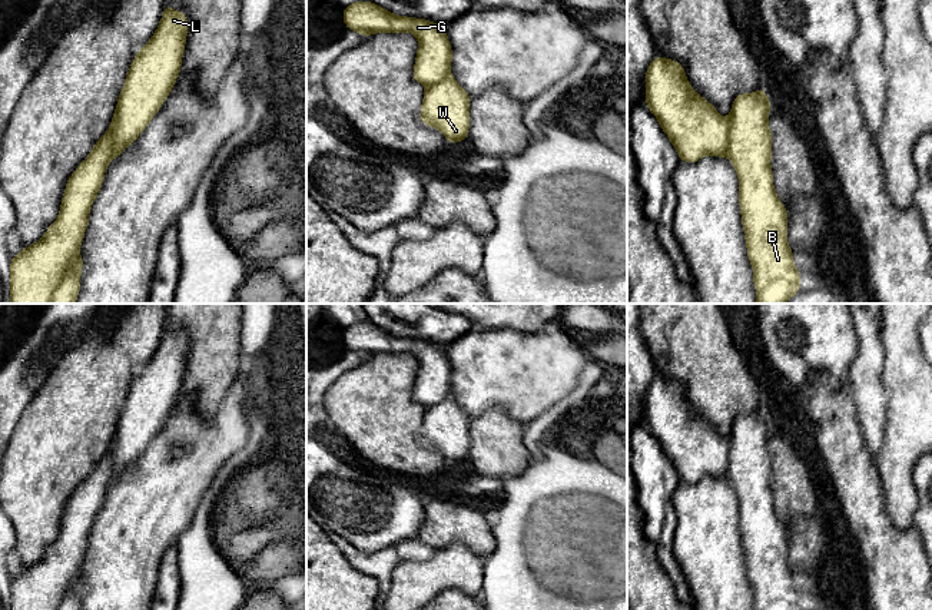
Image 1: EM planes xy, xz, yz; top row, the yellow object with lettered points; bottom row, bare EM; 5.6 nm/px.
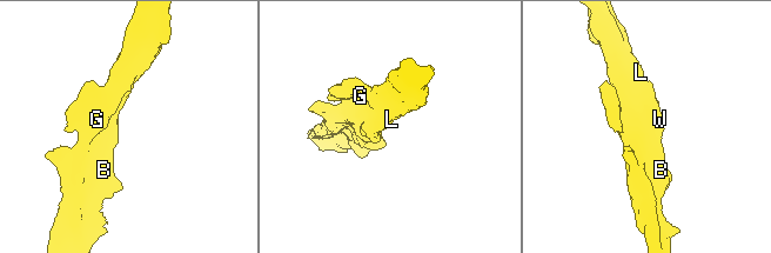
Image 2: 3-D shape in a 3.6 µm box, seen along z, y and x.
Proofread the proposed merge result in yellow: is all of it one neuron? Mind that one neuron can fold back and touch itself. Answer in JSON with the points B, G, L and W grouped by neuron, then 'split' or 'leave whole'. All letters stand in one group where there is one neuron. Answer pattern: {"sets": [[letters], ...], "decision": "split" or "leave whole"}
{"sets": [["B", "L", "W"], ["G"]], "decision": "split"}

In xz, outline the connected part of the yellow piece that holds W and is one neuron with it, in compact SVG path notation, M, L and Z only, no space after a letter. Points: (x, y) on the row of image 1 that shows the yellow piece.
M450 74L440 83L425 87L419 119L422 125L438 129L450 145L462 142L468 137L471 99Z

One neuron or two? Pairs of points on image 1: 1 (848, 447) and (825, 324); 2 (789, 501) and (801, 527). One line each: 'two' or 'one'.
1: two
2: two

